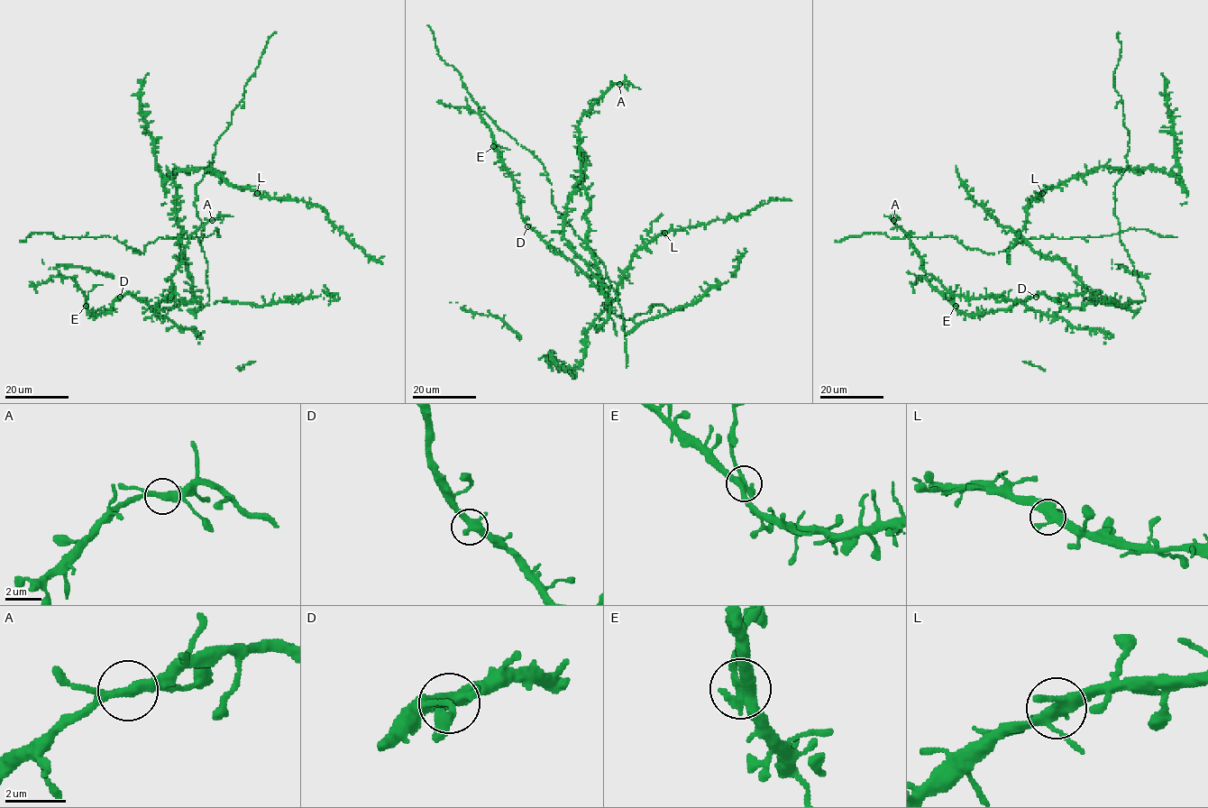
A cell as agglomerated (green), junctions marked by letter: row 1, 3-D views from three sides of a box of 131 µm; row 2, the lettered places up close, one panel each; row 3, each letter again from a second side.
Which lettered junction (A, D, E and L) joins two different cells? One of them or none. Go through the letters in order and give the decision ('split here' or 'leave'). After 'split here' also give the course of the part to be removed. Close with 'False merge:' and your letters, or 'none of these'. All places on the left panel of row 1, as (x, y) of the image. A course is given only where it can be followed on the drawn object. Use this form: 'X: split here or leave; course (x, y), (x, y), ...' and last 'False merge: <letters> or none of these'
A: leave
D: leave
E: split here; course (86, 306), (87, 293), (102, 284)
L: leave
False merge: E

